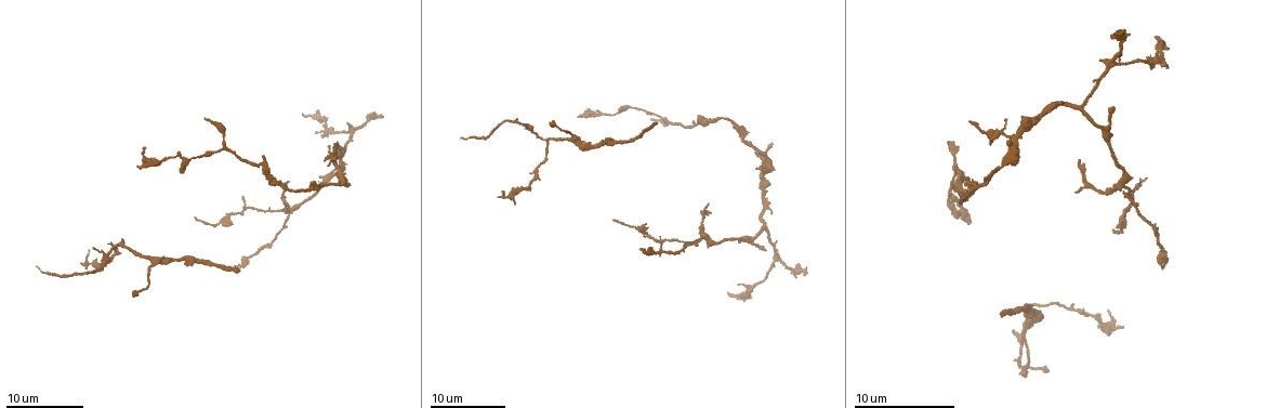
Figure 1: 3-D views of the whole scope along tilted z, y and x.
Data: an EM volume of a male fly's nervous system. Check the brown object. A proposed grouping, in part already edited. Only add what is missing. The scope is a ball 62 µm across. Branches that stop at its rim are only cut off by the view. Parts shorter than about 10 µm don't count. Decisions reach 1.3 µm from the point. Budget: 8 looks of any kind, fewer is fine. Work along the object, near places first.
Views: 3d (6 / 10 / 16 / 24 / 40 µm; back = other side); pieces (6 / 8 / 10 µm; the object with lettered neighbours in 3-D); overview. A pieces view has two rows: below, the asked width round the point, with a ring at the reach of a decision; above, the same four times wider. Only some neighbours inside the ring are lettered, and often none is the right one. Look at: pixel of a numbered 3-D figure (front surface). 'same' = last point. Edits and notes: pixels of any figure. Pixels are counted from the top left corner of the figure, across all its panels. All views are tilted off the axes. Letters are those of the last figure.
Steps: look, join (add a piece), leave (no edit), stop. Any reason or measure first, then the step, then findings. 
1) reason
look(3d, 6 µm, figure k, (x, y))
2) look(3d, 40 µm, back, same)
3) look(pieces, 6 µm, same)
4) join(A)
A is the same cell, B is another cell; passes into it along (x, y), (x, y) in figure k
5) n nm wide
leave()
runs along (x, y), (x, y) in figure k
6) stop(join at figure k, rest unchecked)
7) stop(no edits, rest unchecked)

an open end
look(pieces, 8 µm, figure 1, (203, 118))

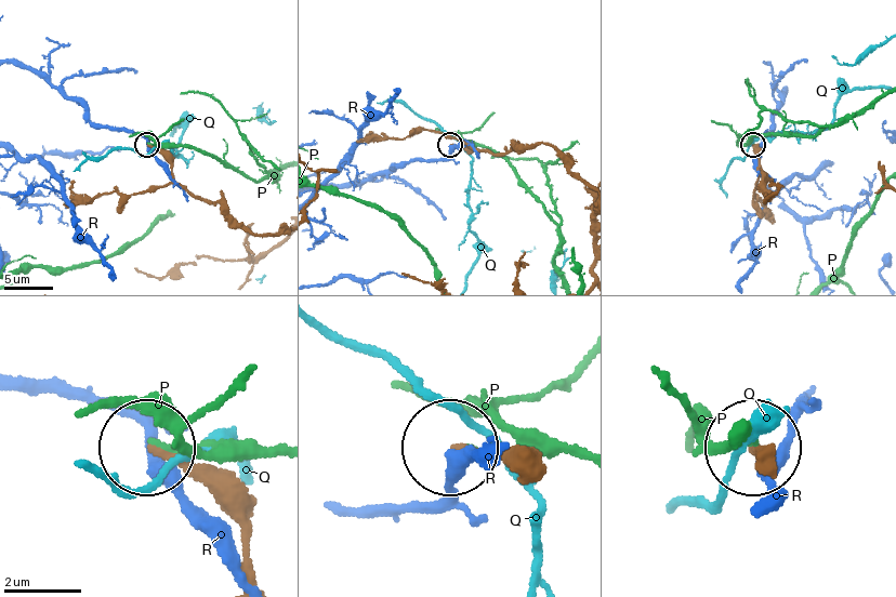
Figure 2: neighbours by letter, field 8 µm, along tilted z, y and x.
leave()
P, Q and R are other cells; runs along (231, 215), (192, 196), (148, 145) in figure 2; no lettered piece goes on from it

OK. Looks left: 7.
branch stops here
look(pieces, 10 µm, figure 1, (1077, 160))

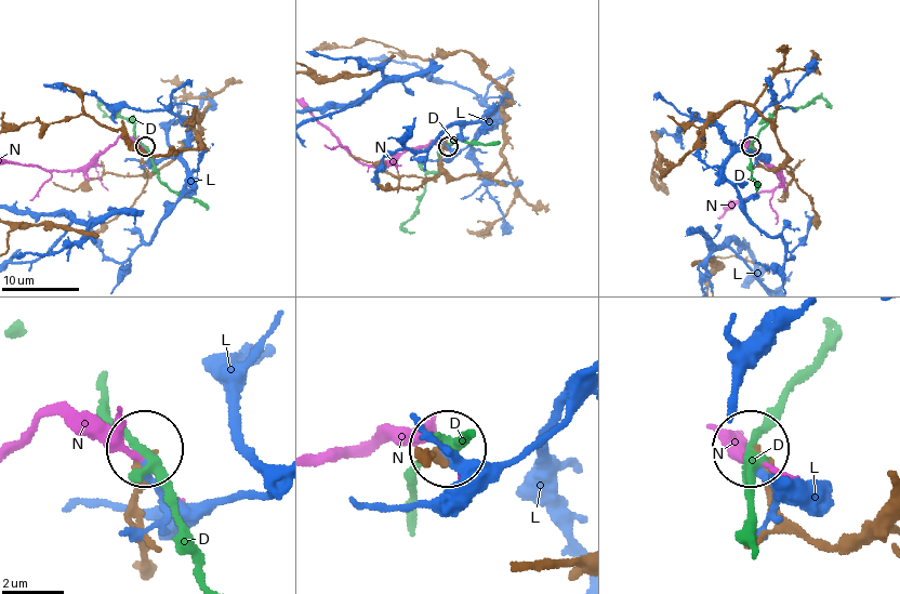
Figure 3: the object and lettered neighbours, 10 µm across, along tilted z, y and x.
leave()
D, L and N are other cells; runs along (154, 563), (134, 498), (147, 451) in figure 3; no lettered piece goes on from it

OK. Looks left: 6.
branch stops here
look(pieces, 6 µm, figure 1, (305, 114))

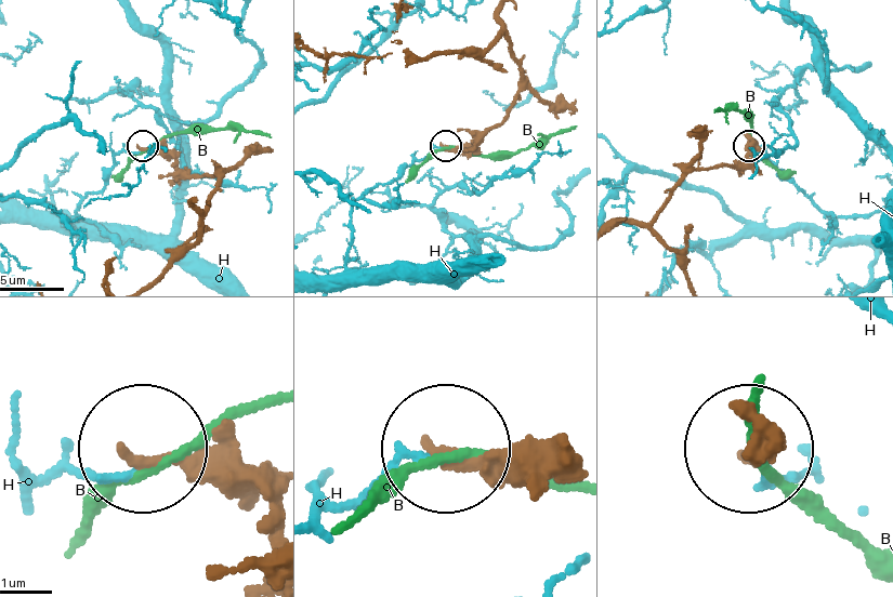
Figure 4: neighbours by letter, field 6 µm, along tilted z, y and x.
200 nm wide
leave()
B and H are other cells; runs along (555, 446), (450, 452) in figure 4; no lettered piece goes on from it

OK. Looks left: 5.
thin end
look(pieces, 8 µm, figure 1, (1113, 231))

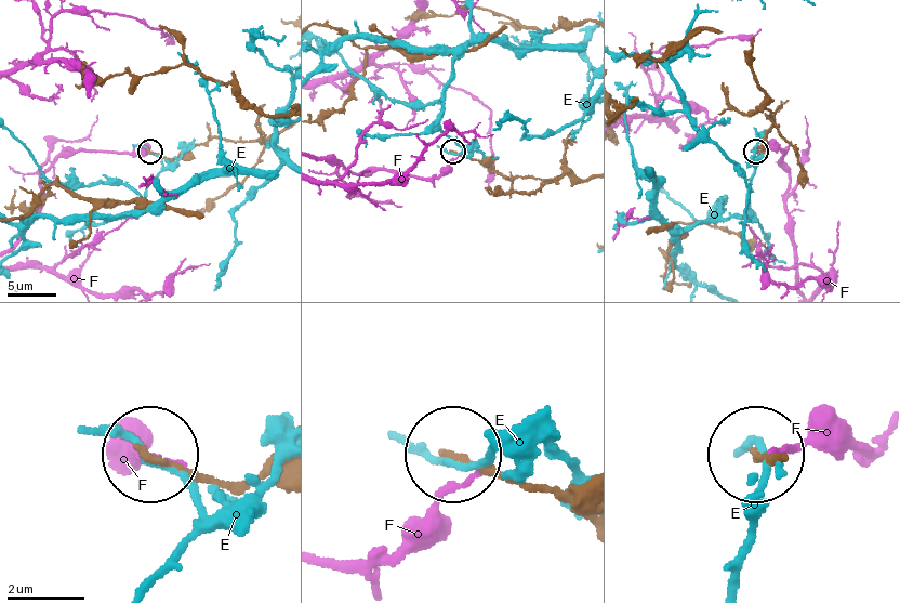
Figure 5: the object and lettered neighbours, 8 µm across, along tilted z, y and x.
leave()
E and F are other cells; runs along (585, 180), (504, 177), (453, 152) in figure 5; none of them fits

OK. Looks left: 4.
stop(no edits, rest unchecked)

